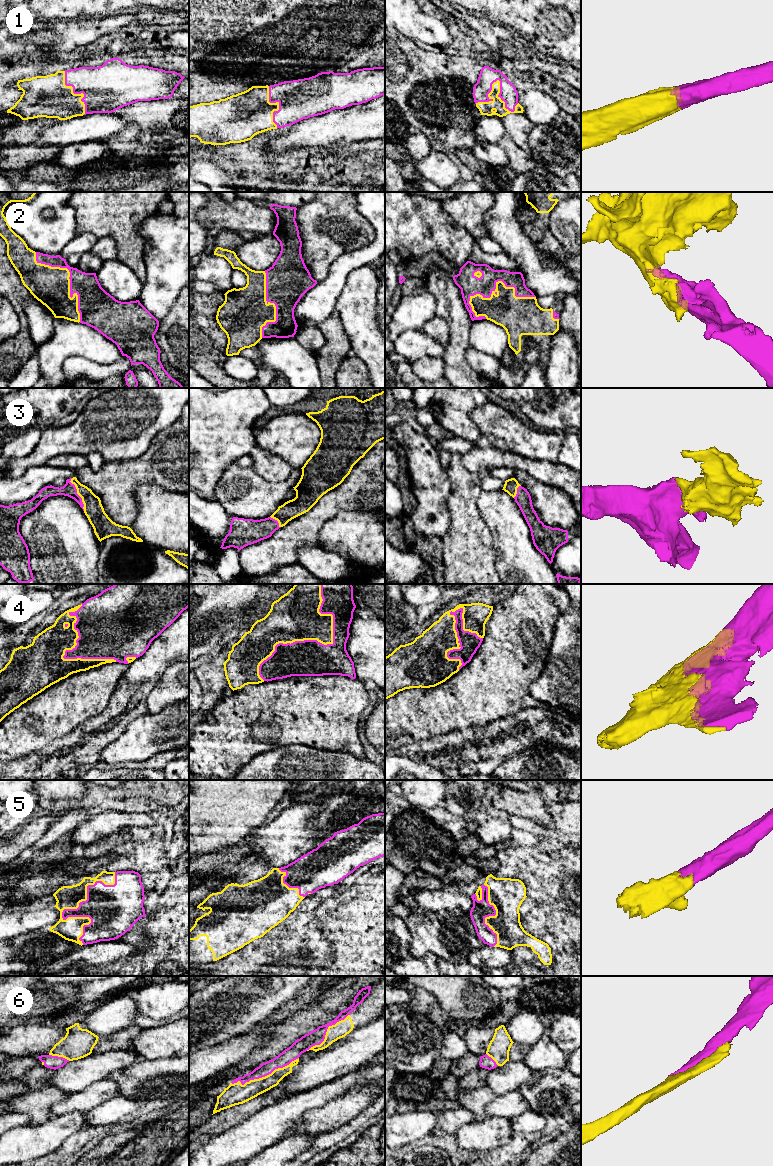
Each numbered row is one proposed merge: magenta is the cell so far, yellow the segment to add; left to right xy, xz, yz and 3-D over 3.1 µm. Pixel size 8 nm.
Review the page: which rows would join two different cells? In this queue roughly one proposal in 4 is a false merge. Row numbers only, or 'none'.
none

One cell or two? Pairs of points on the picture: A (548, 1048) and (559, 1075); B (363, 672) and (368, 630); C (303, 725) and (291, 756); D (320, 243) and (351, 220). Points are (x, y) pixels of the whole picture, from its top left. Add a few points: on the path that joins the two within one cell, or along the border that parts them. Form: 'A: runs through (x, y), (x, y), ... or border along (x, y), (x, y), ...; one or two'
A: border along (566, 1068), (546, 1068), (535, 1073); two
B: runs through (369, 662), (369, 640); one
C: border along (318, 748), (290, 744), (272, 749); two
D: runs through (328, 239), (331, 239), (343, 228); one

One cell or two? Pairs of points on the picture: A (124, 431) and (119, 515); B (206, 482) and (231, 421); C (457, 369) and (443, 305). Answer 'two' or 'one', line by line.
A: two
B: one
C: one

